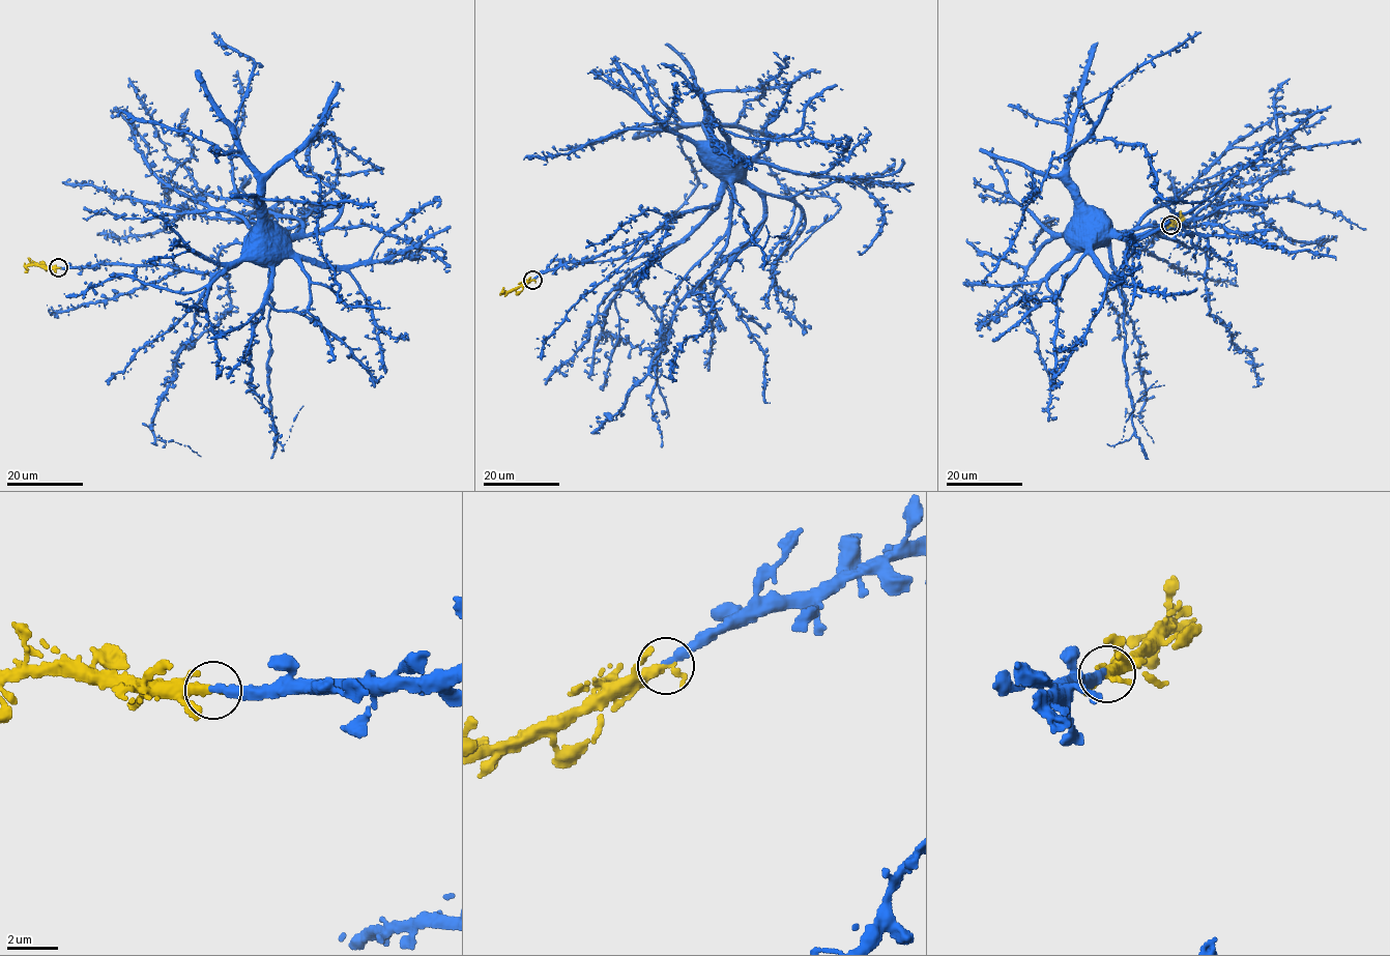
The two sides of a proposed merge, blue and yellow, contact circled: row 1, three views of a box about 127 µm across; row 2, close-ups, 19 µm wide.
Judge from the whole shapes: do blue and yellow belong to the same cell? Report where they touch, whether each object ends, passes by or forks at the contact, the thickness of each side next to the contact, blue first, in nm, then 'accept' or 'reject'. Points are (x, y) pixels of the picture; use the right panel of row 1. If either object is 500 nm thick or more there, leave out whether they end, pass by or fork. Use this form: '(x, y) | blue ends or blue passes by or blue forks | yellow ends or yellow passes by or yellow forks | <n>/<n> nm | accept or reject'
(1170, 225) | blue ends | yellow passes by | 360/320 nm | accept

